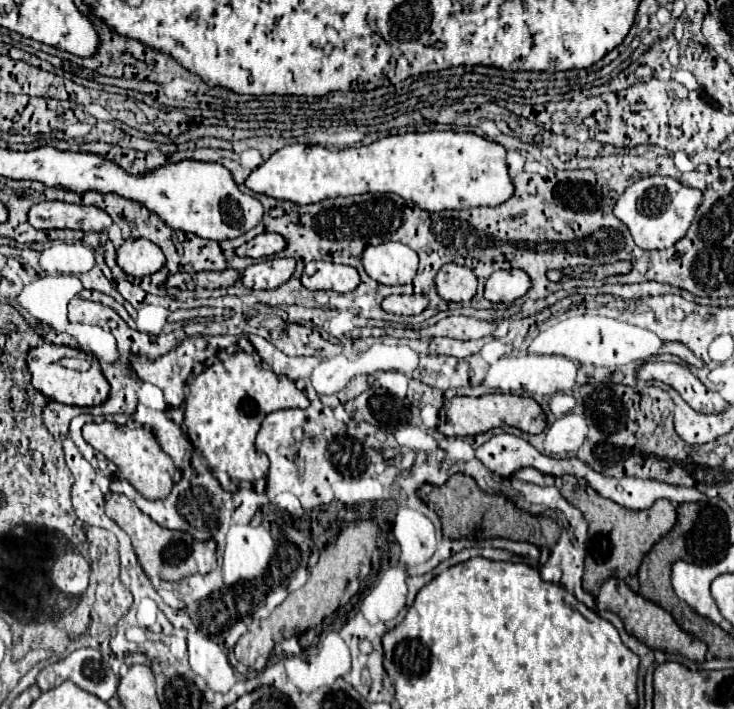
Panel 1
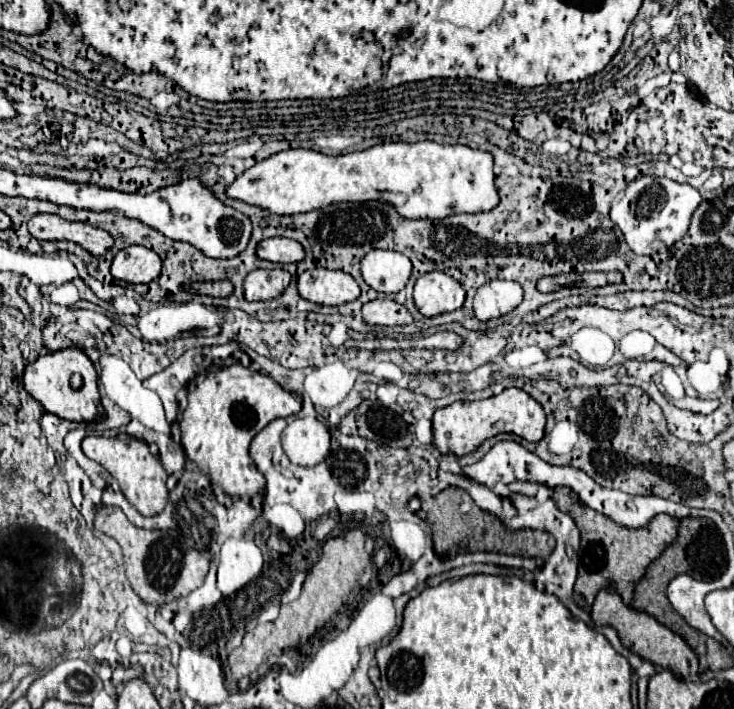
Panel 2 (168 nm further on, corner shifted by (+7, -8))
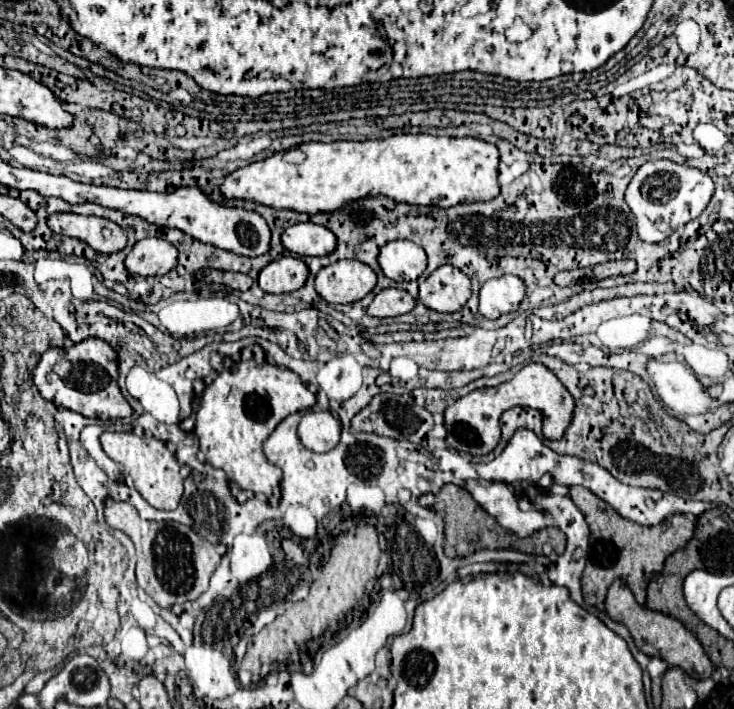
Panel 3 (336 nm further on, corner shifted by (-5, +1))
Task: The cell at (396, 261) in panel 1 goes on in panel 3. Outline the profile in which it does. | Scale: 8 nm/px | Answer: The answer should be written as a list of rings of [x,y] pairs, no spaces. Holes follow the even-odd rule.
[[[390,241],[380,249],[378,263],[392,281],[414,281],[426,269],[426,253],[412,241]]]

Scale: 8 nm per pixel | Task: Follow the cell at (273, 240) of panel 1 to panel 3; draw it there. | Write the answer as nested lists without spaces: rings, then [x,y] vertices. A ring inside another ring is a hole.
[[[298,223],[282,233],[282,245],[296,255],[328,255],[336,247],[336,237],[322,225]]]

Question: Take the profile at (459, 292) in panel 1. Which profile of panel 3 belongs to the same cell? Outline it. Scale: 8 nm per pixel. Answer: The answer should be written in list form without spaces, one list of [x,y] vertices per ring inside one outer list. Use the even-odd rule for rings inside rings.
[[[442,265],[432,271],[430,277],[420,285],[420,301],[434,311],[454,313],[464,307],[470,299],[470,279],[452,265]]]

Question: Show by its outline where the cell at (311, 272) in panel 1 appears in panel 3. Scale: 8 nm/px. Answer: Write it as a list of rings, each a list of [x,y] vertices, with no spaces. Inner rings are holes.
[[[340,259],[320,269],[314,285],[328,303],[352,303],[374,289],[376,273],[356,259]]]

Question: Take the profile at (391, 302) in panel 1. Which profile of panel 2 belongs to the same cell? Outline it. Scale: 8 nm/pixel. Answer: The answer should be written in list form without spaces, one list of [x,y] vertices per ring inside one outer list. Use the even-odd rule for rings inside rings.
[[[370,300],[362,306],[362,318],[366,324],[372,326],[402,326],[410,324],[412,316],[406,310],[406,306],[394,302],[394,300]]]

